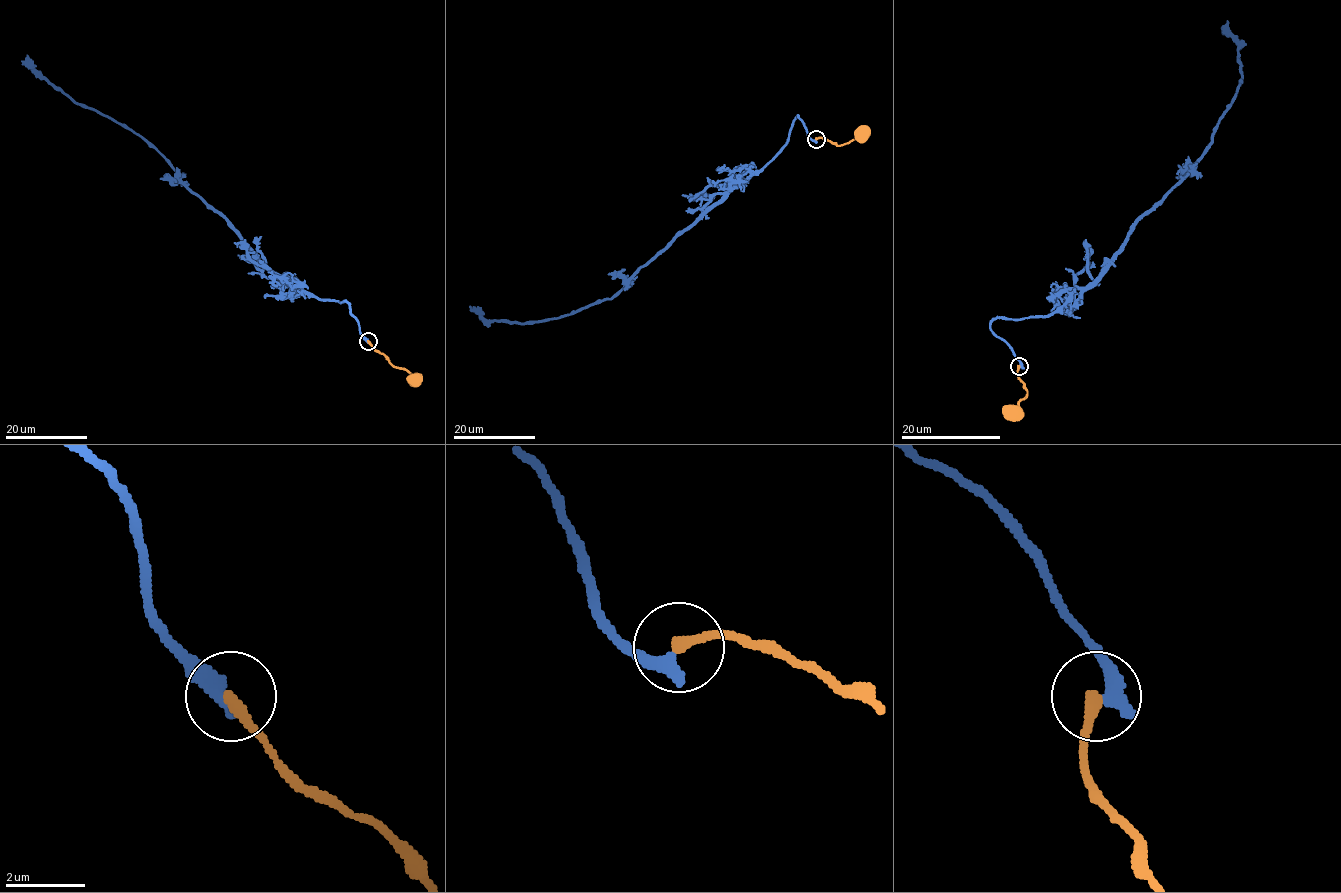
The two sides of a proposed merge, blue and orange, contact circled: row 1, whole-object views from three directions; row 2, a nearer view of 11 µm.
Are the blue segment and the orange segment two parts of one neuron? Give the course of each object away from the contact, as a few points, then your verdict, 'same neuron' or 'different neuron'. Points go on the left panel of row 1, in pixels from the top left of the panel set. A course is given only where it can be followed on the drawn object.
course blue (367, 340), (346, 301), (309, 295), (289, 278), (277, 277), (234, 228), (141, 137), (76, 104), (21, 61); course orange (368, 340), (393, 365), (408, 370), (416, 381); different neuron

